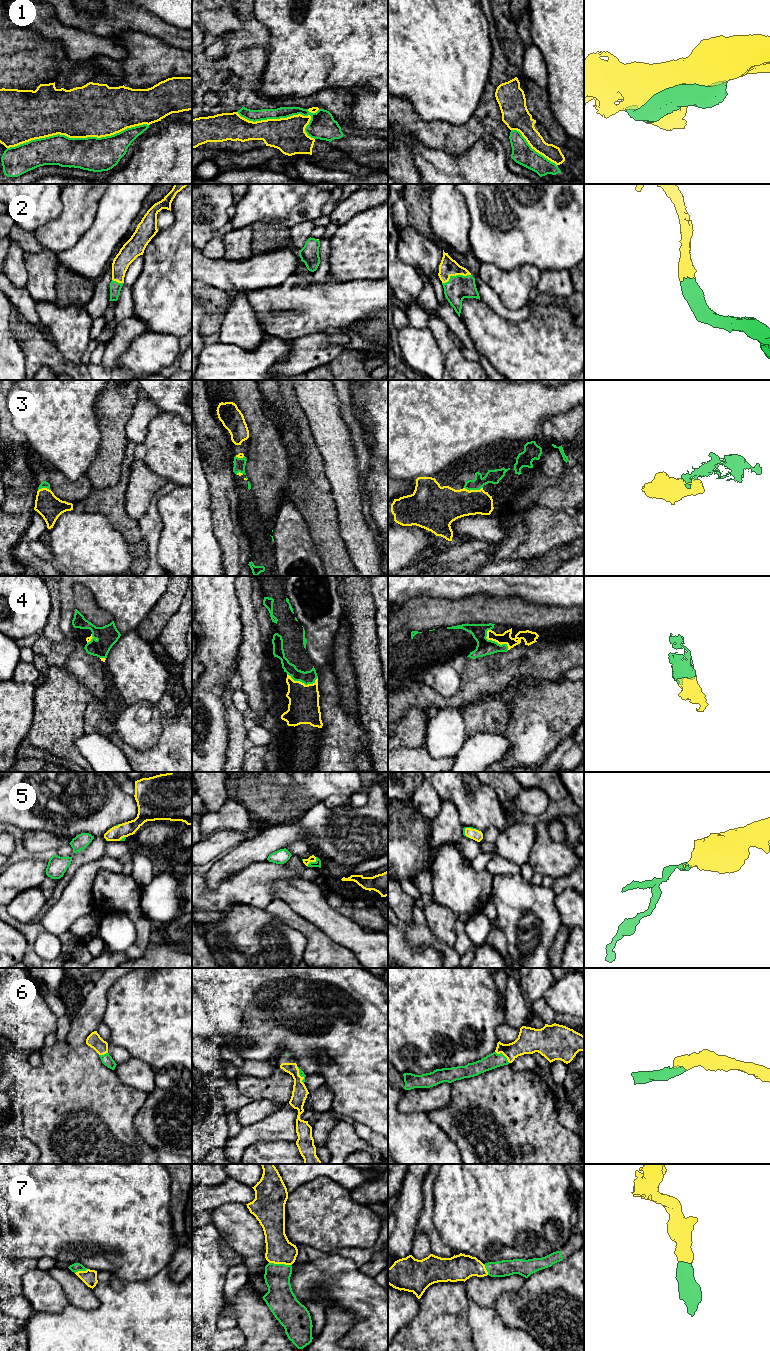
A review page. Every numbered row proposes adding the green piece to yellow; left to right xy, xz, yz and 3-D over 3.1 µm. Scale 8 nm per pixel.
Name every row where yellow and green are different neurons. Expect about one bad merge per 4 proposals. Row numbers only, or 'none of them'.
1

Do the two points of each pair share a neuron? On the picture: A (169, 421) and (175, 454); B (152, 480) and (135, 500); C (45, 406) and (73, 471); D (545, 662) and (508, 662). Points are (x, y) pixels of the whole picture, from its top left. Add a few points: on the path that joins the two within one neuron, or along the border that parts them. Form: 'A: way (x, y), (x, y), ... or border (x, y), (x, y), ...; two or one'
A: way (169, 429), (169, 440), (173, 446); one
B: way (147, 485), (138, 495); one
C: way (60, 422), (70, 440), (73, 455); one
D: way (536, 662), (517, 662); one

